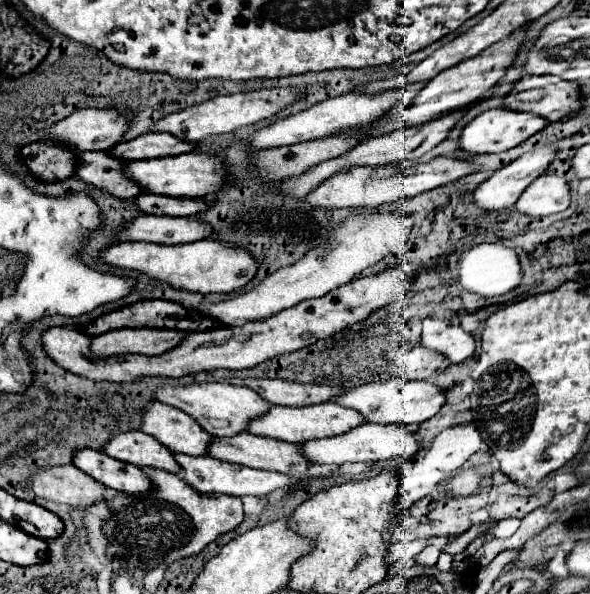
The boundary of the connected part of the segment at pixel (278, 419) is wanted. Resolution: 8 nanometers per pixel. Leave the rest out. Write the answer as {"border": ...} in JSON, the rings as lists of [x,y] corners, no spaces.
{"border":[[[335,402],[303,406],[303,408],[287,408],[287,406],[273,406],[265,416],[255,418],[251,422],[249,432],[257,436],[271,436],[283,442],[307,442],[311,438],[331,438],[335,434],[345,434],[345,430],[353,430],[355,426],[363,424],[363,416],[357,410],[339,406]]]}

